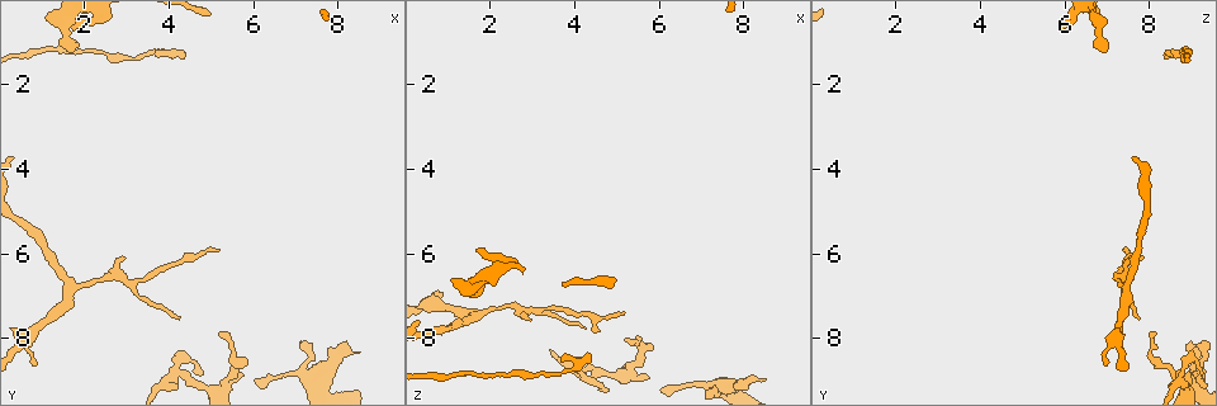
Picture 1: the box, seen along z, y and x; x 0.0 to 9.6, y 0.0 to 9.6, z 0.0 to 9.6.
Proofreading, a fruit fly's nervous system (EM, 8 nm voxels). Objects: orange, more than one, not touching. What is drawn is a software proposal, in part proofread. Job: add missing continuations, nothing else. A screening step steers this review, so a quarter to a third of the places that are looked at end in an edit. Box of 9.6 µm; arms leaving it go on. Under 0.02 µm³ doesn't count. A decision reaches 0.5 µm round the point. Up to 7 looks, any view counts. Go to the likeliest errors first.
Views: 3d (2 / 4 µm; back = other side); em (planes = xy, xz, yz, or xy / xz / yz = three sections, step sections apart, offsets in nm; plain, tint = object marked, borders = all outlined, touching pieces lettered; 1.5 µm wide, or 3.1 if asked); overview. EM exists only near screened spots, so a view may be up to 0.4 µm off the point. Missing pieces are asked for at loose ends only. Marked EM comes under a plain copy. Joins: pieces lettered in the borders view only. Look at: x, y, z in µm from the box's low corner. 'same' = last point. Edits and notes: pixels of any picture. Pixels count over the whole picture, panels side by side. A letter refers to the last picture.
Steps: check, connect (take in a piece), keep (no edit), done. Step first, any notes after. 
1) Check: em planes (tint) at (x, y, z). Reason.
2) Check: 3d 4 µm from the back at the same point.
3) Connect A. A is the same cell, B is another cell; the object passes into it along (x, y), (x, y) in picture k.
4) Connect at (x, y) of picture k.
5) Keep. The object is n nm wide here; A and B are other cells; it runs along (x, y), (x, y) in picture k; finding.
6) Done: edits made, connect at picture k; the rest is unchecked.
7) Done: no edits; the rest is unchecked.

Check: 3d 4 µm at (8.55, 8.30, 8.95). Free end.

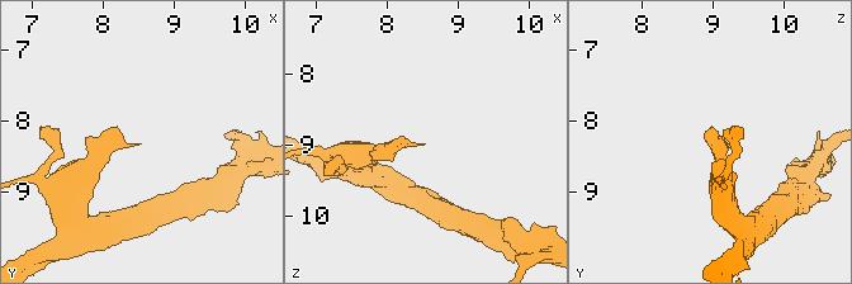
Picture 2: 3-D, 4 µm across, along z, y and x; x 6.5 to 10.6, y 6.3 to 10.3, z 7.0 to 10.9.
Check: em planes (borders) at (8.55, 8.30, 9.00).

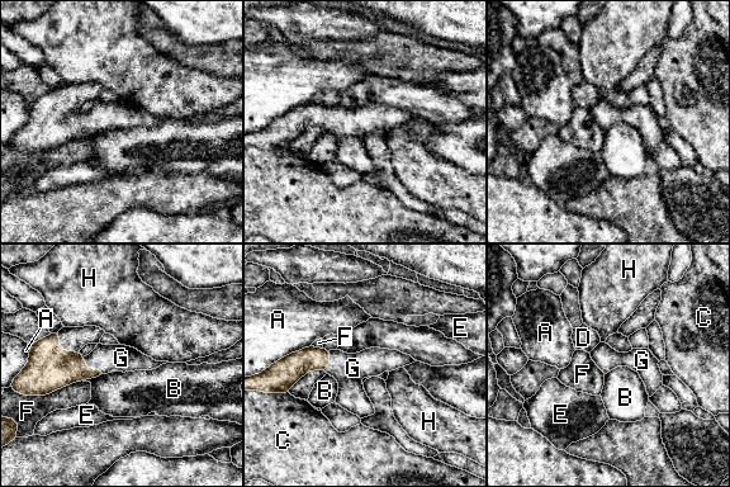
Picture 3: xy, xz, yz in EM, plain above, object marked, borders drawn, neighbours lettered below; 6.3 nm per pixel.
Connect G. G is the same cell, A, B, C, D, E, F and H are other cells; the object passes into it along (52, 368), (91, 369), (121, 358) in picture 3; it goes on there.

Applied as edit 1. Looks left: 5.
Check: em planes (tint) at (1.70, 0.65, 5.85). Branch stops here.

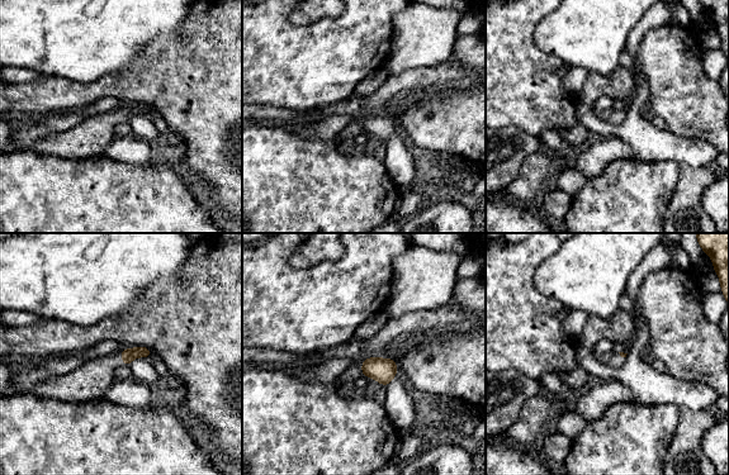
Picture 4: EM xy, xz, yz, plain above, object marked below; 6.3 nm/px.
Check: em planes (borders) at the same point.

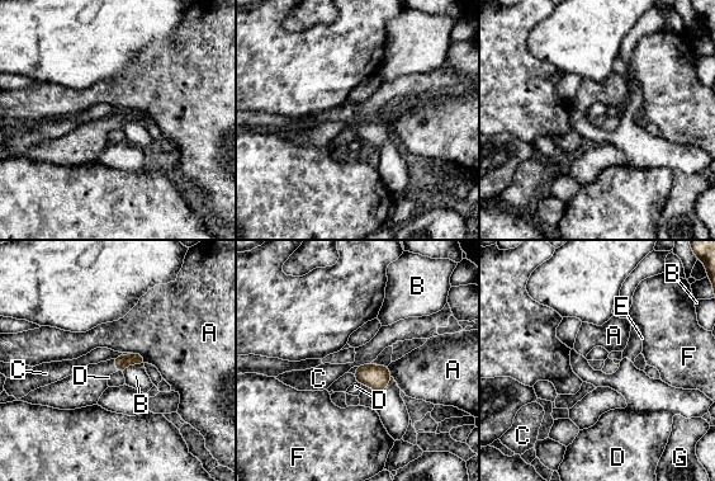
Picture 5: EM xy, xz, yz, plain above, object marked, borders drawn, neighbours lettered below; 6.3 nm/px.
Keep. A, B, C, D, E, F and G are other cells; a border runs along (369, 363), (356, 366) in picture 5; none of them fits.

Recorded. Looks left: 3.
Check: em xz step 8 (borders) at (3.70, 1.30, 8.45).

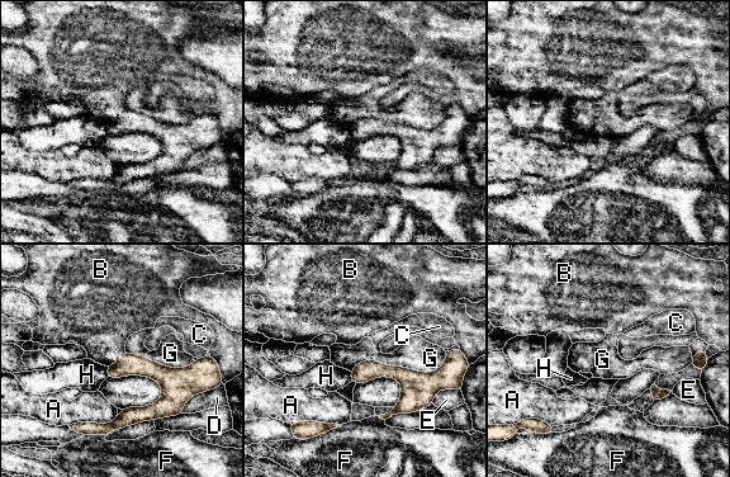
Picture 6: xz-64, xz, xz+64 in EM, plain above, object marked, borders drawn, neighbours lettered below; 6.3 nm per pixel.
Check: em planes (borders) at the same point.

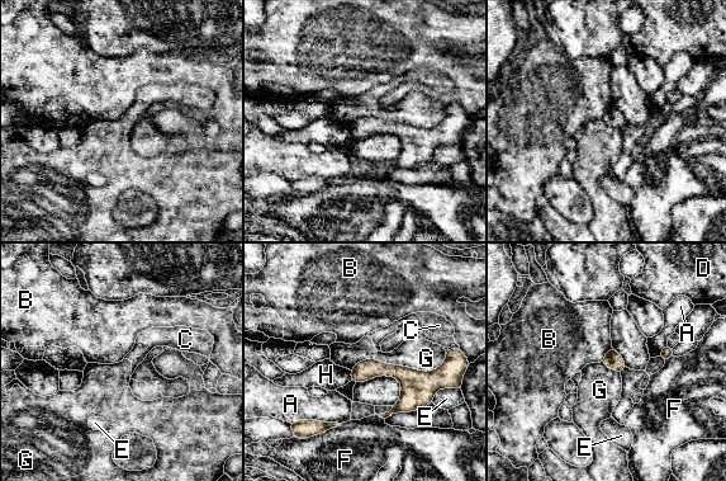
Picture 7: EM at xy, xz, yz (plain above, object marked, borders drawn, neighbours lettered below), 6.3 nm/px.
Keep. A, B, C, D, E, F, G and H are other cells; it runs along (354, 373), (390, 369), (432, 378) in picture 7; no lettered piece goes on from it.

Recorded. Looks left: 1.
Done: edits made, connect at picture 3; the rest is unchecked.

